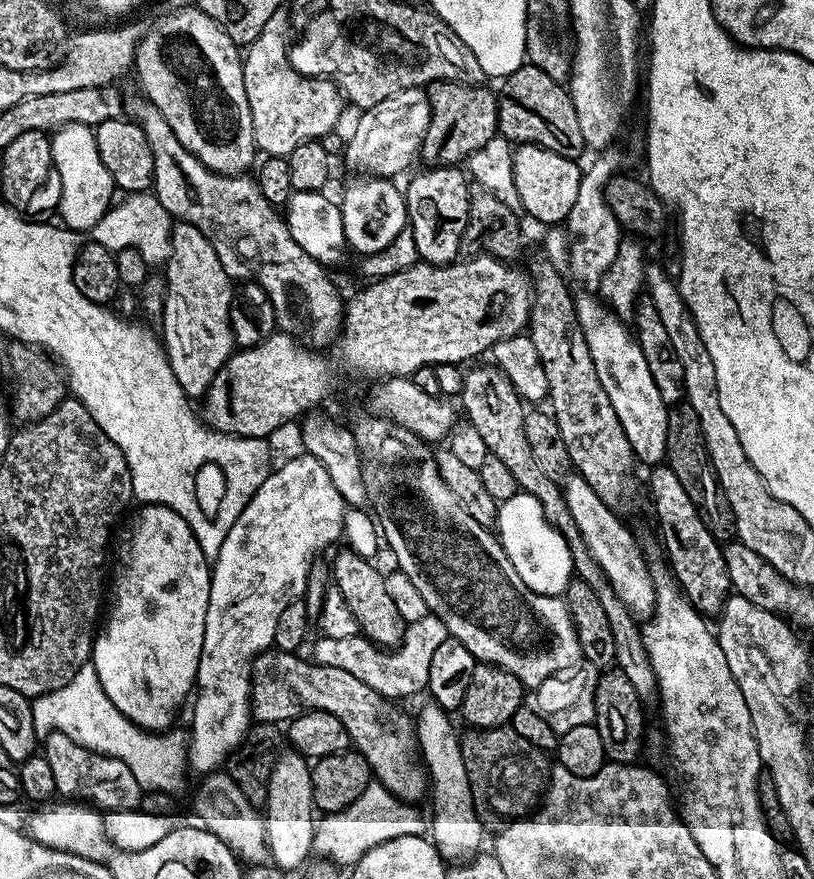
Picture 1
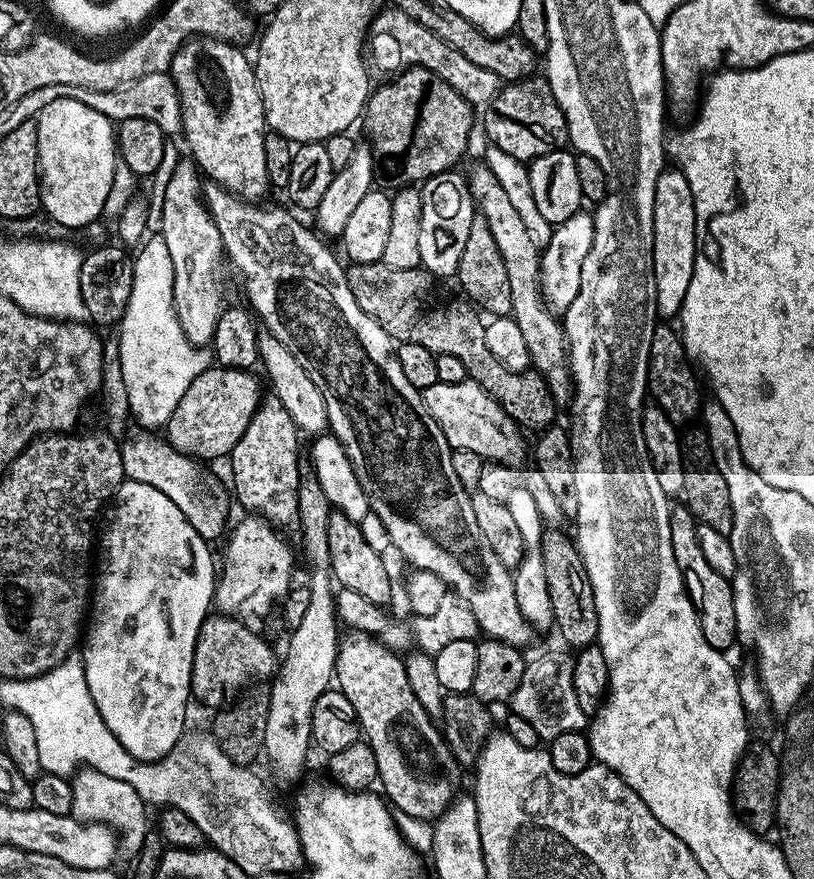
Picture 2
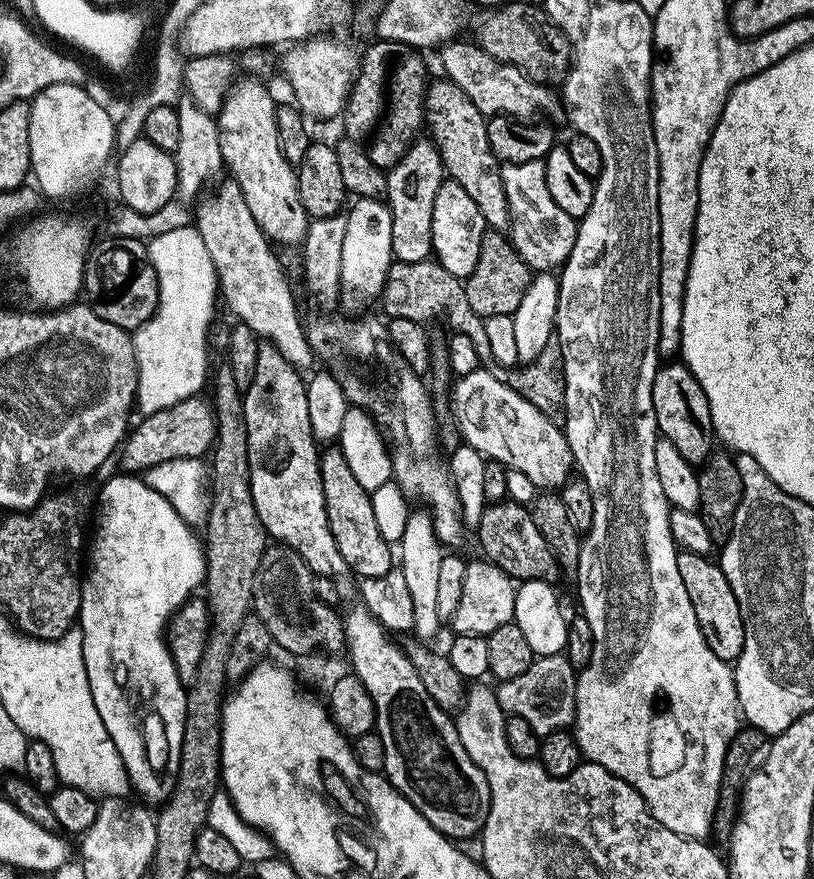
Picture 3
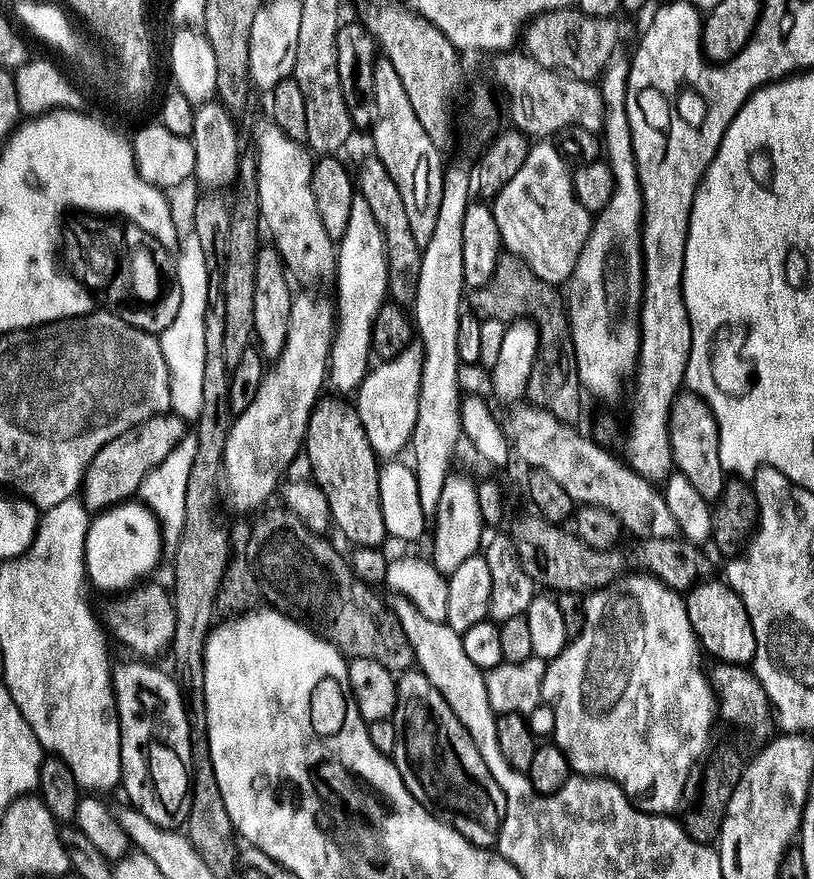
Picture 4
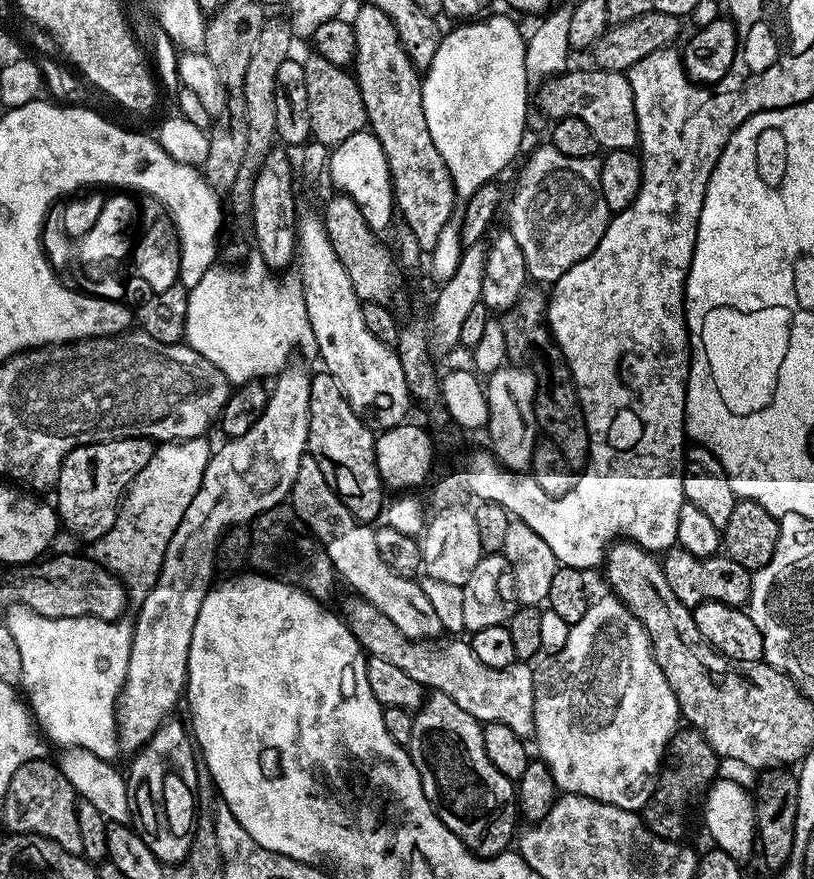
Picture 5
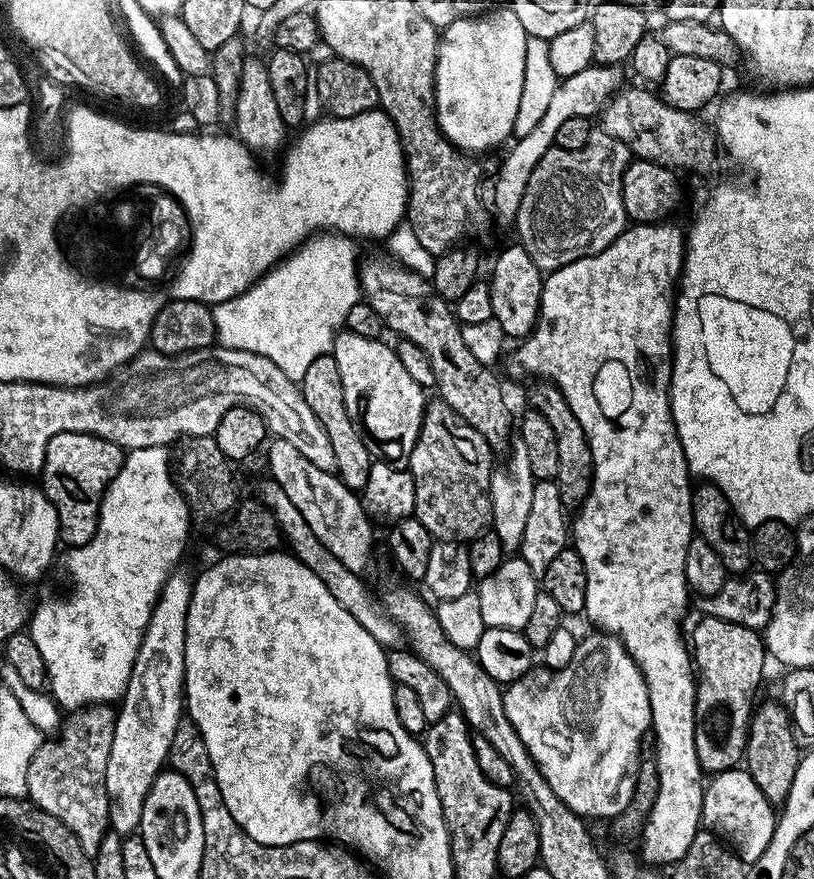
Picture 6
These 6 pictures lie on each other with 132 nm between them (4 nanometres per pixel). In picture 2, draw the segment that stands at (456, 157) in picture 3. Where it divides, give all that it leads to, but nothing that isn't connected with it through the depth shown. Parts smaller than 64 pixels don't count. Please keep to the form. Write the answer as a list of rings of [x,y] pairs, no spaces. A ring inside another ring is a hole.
[[[480,162],[472,173],[467,173],[468,189],[472,195],[472,203],[477,213],[486,218],[490,226],[490,234],[494,234],[494,243],[498,246],[498,254],[502,254],[502,262],[506,266],[506,278],[510,278],[510,313],[514,322],[522,329],[522,339],[526,341],[526,350],[532,359],[531,367],[540,373],[540,377],[550,386],[550,394],[557,405],[564,406],[574,395],[572,367],[568,365],[568,339],[564,333],[561,317],[548,307],[540,294],[540,254],[541,245],[530,238],[518,209],[510,203],[506,190],[490,174],[487,164]]]

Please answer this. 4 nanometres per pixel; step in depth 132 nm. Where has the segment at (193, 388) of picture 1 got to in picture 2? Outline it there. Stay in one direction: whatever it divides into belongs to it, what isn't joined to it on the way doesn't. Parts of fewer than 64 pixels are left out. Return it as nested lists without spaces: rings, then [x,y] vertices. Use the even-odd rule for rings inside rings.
[[[186,158],[172,172],[172,177],[164,184],[164,201],[160,204],[159,235],[164,236],[166,248],[174,268],[173,304],[177,310],[178,322],[191,343],[204,346],[209,343],[216,329],[216,323],[222,311],[220,304],[220,256],[225,255],[224,240],[218,234],[218,226],[214,222],[207,204],[202,199],[202,176],[191,159]]]

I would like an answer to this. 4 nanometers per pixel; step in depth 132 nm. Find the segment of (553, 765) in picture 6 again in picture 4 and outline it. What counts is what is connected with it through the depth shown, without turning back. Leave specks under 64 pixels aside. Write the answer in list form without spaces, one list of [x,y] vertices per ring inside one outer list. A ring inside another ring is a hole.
[[[629,574],[621,575],[619,578],[612,581],[612,583],[607,584],[605,588],[599,588],[597,592],[591,593],[584,600],[584,625],[582,630],[577,634],[577,636],[571,637],[568,643],[564,645],[564,648],[559,652],[558,655],[554,657],[553,660],[547,661],[546,667],[544,669],[544,678],[542,680],[542,690],[540,691],[540,699],[545,705],[549,704],[552,707],[552,732],[554,735],[554,743],[563,750],[566,754],[566,758],[570,762],[573,773],[582,776],[603,776],[605,780],[614,780],[616,785],[628,795],[628,799],[636,805],[637,808],[642,809],[643,812],[655,812],[657,814],[672,814],[675,813],[675,808],[679,806],[680,799],[684,796],[684,787],[688,784],[688,775],[692,772],[692,763],[703,754],[704,751],[707,753],[708,739],[712,736],[712,723],[718,720],[717,713],[717,701],[716,695],[712,690],[712,683],[709,677],[706,675],[705,669],[700,669],[700,656],[702,657],[702,649],[696,639],[694,630],[690,626],[690,618],[688,617],[688,611],[684,605],[685,597],[679,592],[675,592],[672,588],[667,588],[661,580],[657,580],[656,577],[647,574],[639,574],[640,576],[628,576]]]

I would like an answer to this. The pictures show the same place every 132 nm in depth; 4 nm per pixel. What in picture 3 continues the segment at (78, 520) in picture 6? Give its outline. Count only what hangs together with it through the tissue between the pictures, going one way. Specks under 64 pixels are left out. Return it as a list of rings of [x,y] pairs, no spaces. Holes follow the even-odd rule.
[[[197,394],[145,415],[141,424],[125,435],[118,452],[119,467],[128,474],[143,474],[162,462],[207,457],[216,443],[216,414],[213,405],[202,397]]]

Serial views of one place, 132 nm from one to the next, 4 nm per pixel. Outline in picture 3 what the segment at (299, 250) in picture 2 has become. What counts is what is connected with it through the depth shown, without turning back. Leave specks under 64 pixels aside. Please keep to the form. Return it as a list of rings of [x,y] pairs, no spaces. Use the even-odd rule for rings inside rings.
[[[320,316],[317,320],[307,321],[308,345],[312,347],[313,357],[320,360],[325,369],[342,386],[344,397],[349,405],[361,408],[376,421],[381,433],[386,437],[392,453],[392,480],[409,498],[428,499],[432,525],[441,545],[456,544],[464,536],[466,525],[460,514],[460,503],[456,486],[452,482],[452,473],[448,470],[445,453],[440,453],[440,444],[436,441],[436,412],[432,409],[432,400],[424,389],[421,377],[402,358],[392,341],[388,339],[385,321],[376,316],[364,316],[361,320],[347,320],[344,316]]]

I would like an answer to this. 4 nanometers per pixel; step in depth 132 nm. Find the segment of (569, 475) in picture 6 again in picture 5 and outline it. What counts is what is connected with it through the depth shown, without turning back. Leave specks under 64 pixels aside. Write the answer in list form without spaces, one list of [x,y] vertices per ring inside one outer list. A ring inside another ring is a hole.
[[[529,286],[525,288],[518,298],[518,302],[514,302],[514,306],[507,308],[499,317],[499,321],[502,326],[502,334],[506,334],[509,357],[513,361],[523,362],[531,368],[534,374],[537,429],[551,440],[554,446],[558,446],[558,450],[562,450],[562,458],[566,458],[566,462],[573,470],[580,470],[589,463],[590,438],[588,437],[588,427],[584,421],[584,411],[580,409],[580,399],[576,393],[576,383],[572,380],[572,371],[568,368],[562,350],[556,345],[556,341],[552,339],[552,333],[548,330],[548,296],[545,289],[543,292],[540,288],[543,287]]]

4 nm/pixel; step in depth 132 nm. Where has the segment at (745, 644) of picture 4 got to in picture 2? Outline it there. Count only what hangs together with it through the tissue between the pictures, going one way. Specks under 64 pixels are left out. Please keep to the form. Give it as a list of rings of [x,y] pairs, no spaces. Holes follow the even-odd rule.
[[[687,506],[679,507],[673,507],[670,511],[670,546],[674,546],[674,562],[678,562],[678,570],[684,579],[684,589],[696,608],[696,617],[702,626],[706,642],[710,642],[710,646],[715,648],[728,650],[738,640],[732,581],[715,572],[710,562],[706,562],[706,557],[702,555],[702,546],[698,546],[698,521]]]

